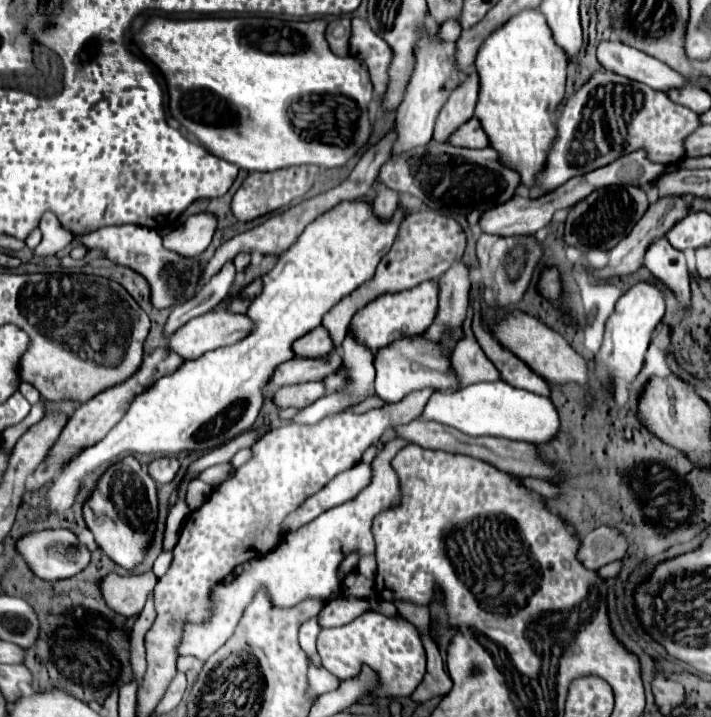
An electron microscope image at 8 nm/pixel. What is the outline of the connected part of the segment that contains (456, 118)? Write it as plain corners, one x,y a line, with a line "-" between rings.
472,73
466,77
462,87
454,91
454,95
450,97
450,103
446,103
446,107
438,115
438,123
434,127
434,139
438,143
448,143
450,135
460,125
464,125
474,117
476,99
478,99
478,75

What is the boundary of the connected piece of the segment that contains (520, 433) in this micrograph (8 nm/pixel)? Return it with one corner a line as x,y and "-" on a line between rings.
504,381
474,383
456,393
436,391
426,403
420,419
454,427
466,435
490,435
528,443
550,441
560,425
556,407
548,397
530,393
526,389
516,389

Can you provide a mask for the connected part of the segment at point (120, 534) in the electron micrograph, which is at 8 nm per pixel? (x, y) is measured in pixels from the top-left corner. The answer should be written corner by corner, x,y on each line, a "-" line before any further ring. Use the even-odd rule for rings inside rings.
132,455
112,465
100,479
92,497
84,503
84,521
88,529
94,533
96,543
116,565
128,571
144,563
156,533
156,517
158,517
156,483

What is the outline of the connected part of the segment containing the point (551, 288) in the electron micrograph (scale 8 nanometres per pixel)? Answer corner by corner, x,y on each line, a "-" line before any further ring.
546,269
540,275
540,285
538,285
540,293
550,299
550,301
558,301
560,299
560,275
556,269

